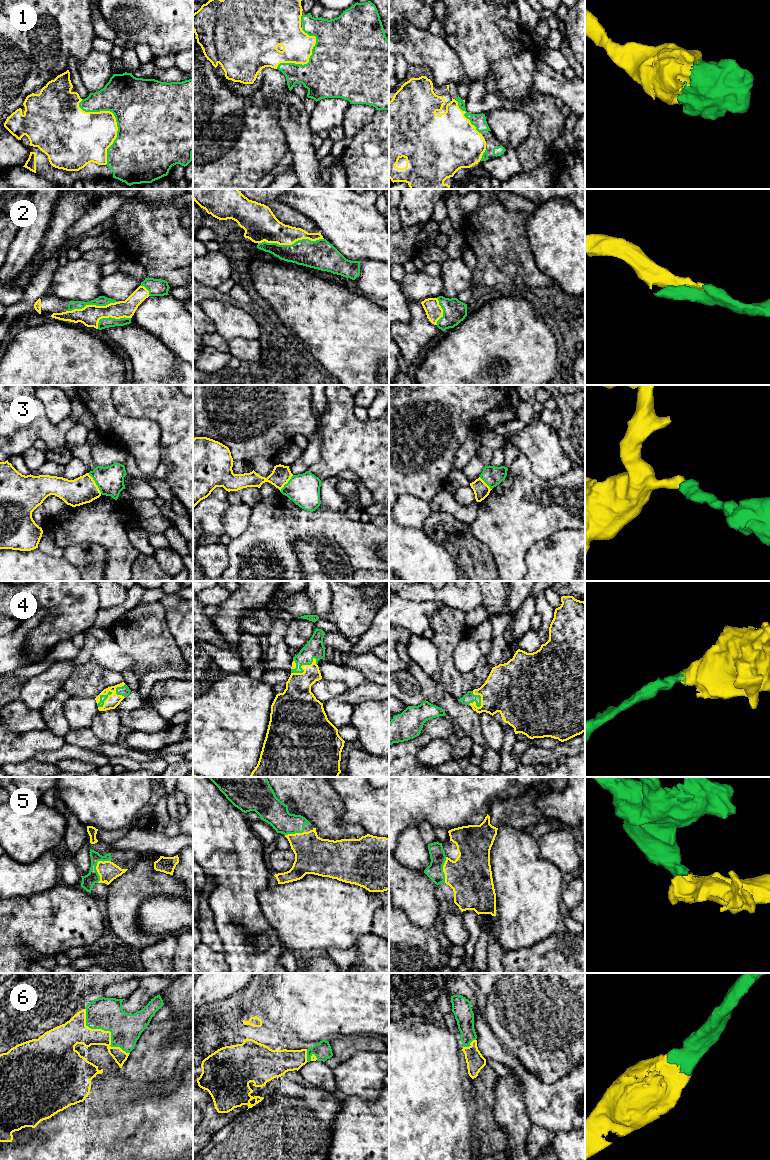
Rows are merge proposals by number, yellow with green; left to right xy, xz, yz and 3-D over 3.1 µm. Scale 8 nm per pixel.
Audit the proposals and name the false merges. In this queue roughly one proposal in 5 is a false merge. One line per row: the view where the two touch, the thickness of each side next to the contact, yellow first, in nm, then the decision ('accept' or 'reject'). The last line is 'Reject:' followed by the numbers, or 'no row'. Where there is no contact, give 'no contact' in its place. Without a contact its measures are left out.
1: xy | 360/500 nm | accept
2: xz | 220/240 nm | accept
3: xy | 220/220 nm | reject
4: xy | 110/50 nm | accept
5: xy | 160/100 nm | accept
6: xy | 200/260 nm | accept
Reject: 3

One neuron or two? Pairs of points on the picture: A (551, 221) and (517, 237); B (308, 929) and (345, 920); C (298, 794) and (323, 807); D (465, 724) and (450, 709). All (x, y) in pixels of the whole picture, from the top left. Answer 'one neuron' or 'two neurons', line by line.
A: two neurons
B: one neuron
C: one neuron
D: one neuron

